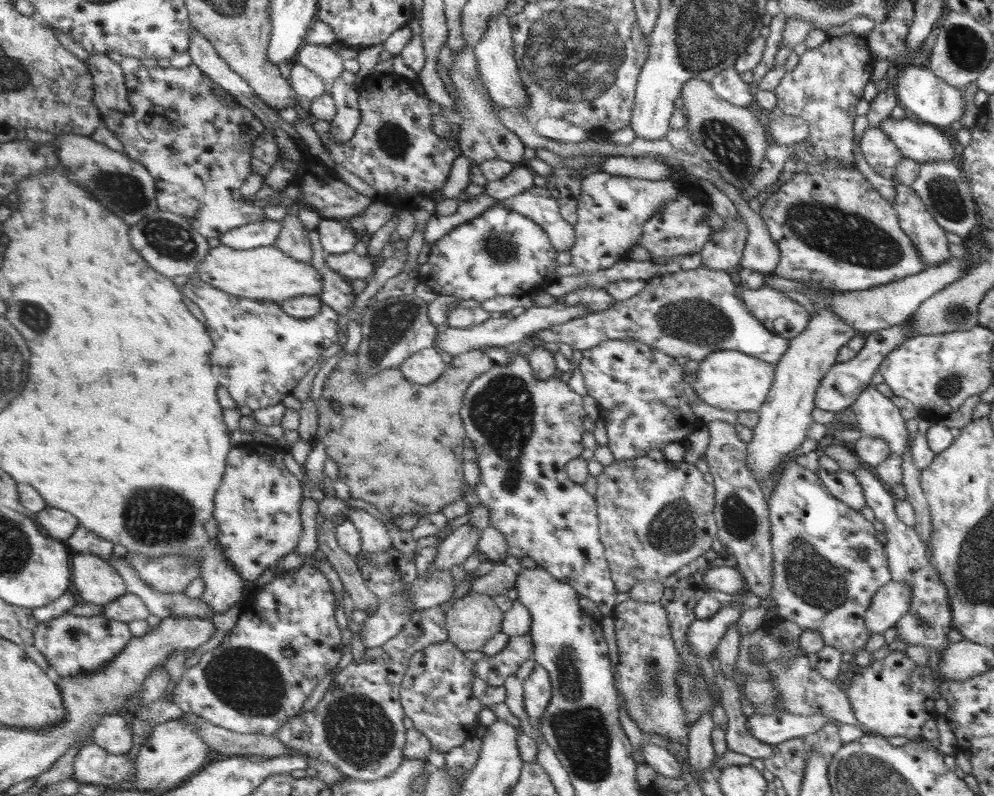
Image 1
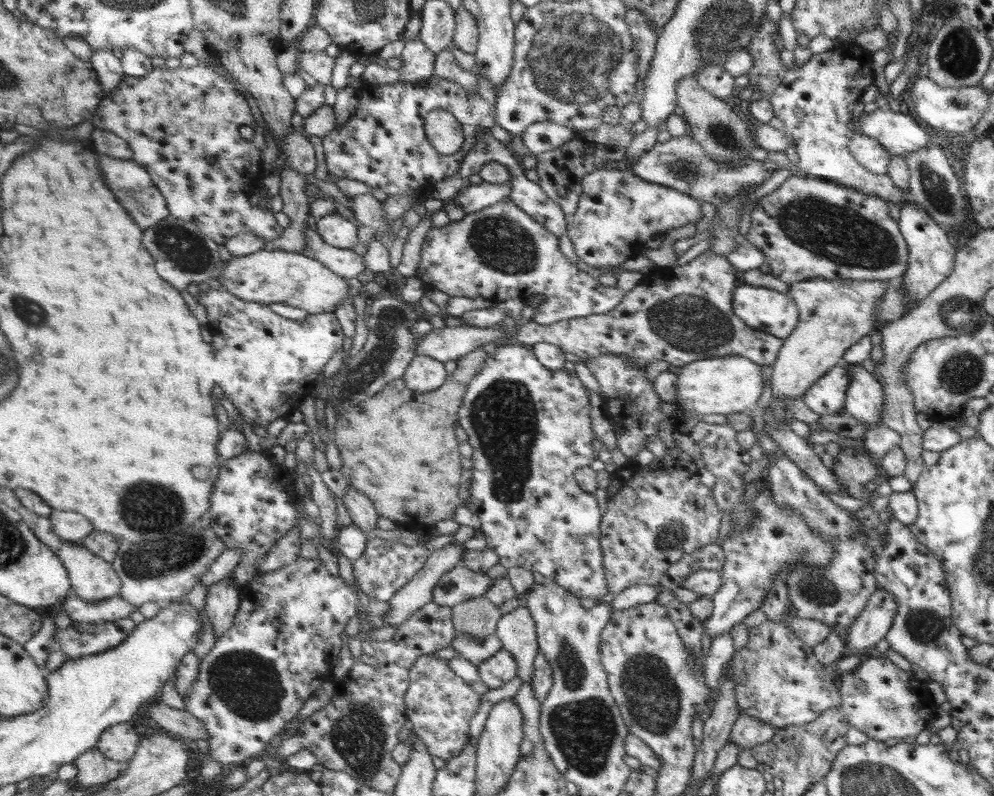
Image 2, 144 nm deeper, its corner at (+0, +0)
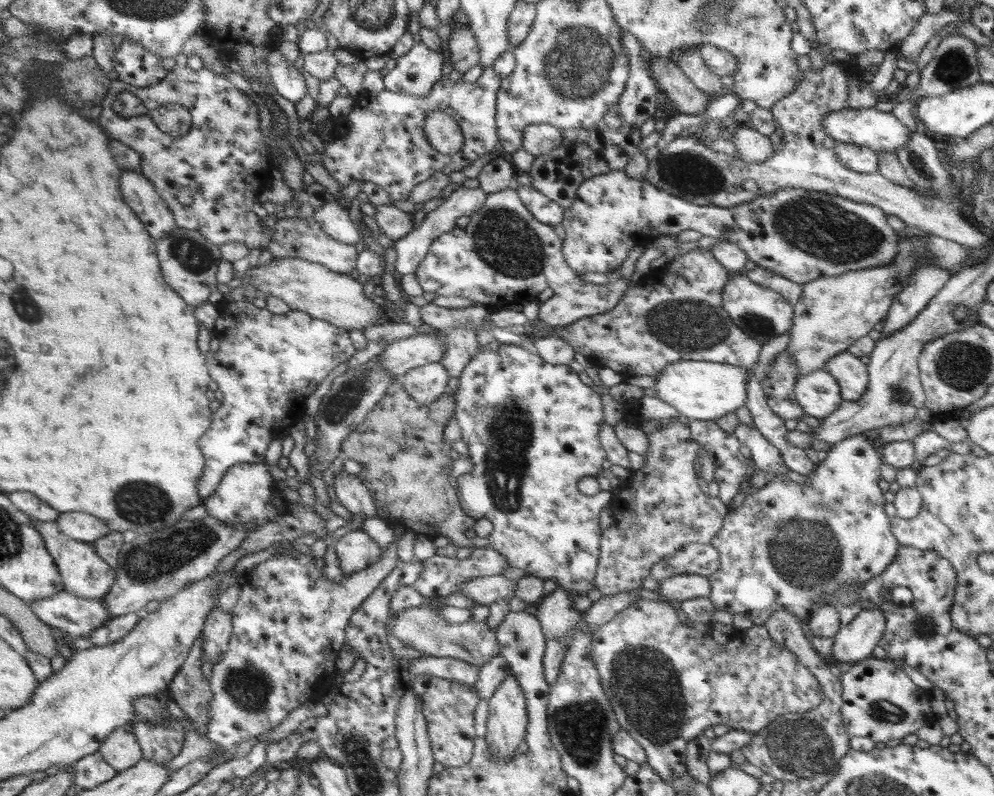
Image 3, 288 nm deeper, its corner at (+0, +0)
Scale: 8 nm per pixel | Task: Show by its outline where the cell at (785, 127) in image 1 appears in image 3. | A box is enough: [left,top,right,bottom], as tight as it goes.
[731,128,773,162]

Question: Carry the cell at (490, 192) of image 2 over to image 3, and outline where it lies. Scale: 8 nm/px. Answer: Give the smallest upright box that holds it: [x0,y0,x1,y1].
[395,188,489,276]

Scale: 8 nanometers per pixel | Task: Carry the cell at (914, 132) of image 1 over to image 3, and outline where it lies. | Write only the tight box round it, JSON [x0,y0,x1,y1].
[823,108,911,154]

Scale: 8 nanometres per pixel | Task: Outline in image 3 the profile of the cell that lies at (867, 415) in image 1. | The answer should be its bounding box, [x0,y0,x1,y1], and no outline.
[825,350,867,402]

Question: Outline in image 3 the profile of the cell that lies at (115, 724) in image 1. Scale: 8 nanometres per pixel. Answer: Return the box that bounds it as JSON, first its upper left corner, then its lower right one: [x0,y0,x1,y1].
[101,726,145,772]

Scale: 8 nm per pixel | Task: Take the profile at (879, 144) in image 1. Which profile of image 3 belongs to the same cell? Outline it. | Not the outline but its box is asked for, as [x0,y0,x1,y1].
[837,142,879,174]

